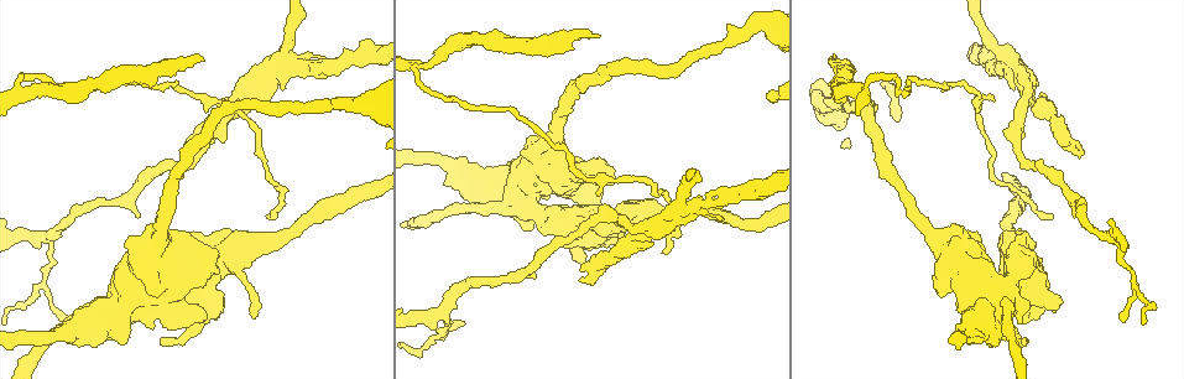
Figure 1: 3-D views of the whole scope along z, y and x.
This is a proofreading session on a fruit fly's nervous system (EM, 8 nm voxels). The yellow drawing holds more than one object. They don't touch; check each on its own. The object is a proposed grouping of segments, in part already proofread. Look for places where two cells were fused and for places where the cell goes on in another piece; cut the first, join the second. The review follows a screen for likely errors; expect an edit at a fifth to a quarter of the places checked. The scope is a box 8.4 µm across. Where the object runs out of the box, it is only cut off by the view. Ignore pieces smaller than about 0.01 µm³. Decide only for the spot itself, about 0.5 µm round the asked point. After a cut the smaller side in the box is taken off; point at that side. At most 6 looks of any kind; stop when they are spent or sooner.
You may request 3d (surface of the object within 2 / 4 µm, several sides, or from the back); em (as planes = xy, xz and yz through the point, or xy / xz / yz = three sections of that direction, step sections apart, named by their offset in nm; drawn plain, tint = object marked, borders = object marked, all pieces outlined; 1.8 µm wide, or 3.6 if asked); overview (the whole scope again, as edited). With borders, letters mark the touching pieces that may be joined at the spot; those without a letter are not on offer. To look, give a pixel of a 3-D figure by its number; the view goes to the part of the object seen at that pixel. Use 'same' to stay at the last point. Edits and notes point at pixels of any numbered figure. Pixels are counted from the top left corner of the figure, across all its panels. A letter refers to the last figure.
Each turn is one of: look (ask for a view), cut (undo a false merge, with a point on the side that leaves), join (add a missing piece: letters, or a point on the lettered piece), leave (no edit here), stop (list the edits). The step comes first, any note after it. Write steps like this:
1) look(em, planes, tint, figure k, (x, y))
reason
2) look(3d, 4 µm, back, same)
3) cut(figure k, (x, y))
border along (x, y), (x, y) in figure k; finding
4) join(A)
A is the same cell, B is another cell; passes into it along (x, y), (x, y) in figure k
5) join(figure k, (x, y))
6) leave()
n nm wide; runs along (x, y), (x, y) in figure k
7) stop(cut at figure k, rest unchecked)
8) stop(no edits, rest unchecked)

look(em, 3.6 µm, planes, borders, figure 1, (204, 59))
an open end

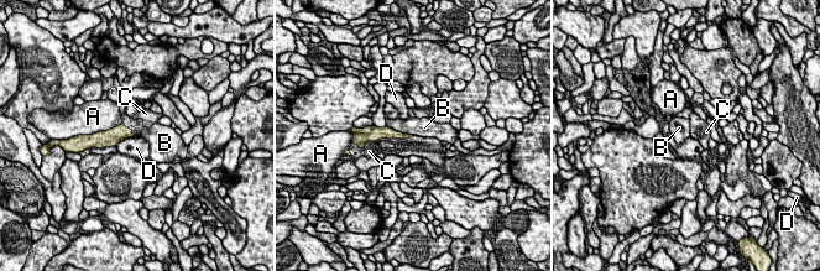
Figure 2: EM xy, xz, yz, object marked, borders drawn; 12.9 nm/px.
join(C)
C is the same cell, A, B and D are other cells; the cell continues

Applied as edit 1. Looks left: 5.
look(overview)

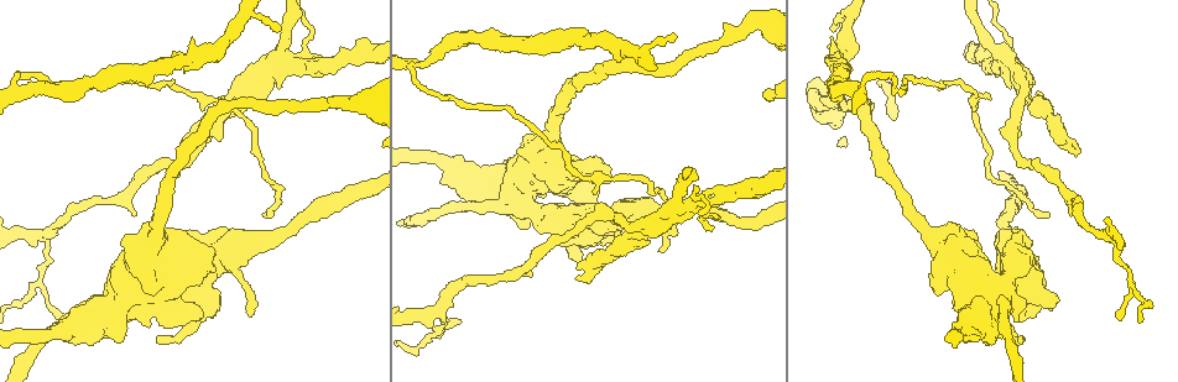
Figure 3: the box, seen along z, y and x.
look(em, planes, borders, figure 3, (742, 190))
thick turns thin

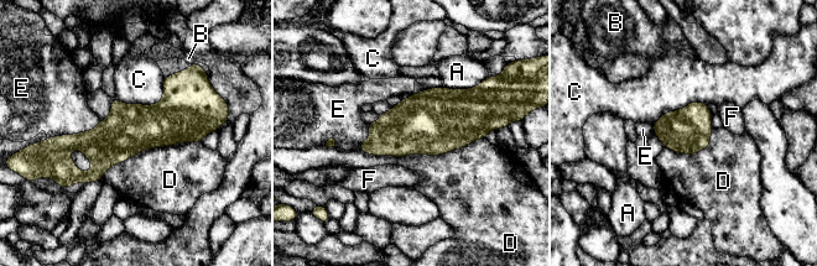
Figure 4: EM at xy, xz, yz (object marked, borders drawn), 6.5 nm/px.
leave()
A, B, C, D, E and F are other cells; border along (201, 141), (145, 149), (99, 180) in figure 4; continuous, no second cell

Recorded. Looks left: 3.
look(em, planes, tint, figure 3, (645, 225))
three-way junction

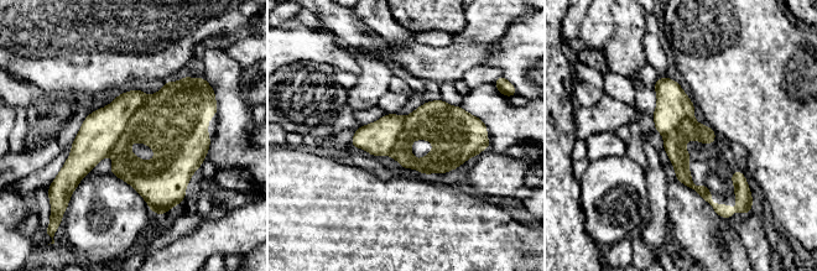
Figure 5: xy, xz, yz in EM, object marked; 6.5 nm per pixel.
look(em, planes, borders, same)
see the neighbours

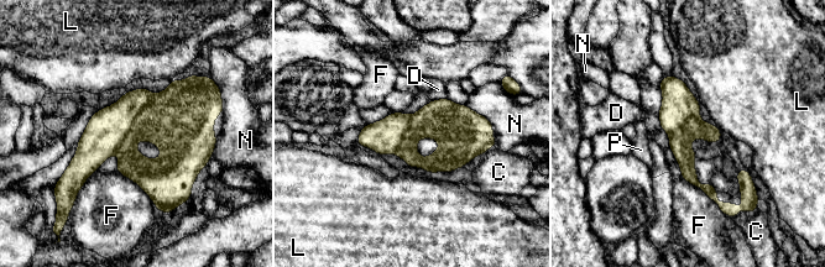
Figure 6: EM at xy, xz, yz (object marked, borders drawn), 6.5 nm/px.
cut(figure 6, (106, 129))
C, D, F, L, N and P are other cells; border along (153, 97), (140, 111), (115, 152) in figure 6; two cells meet here

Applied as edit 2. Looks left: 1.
stop(join at figure 2, cut at figure 6, rest unchecked)

